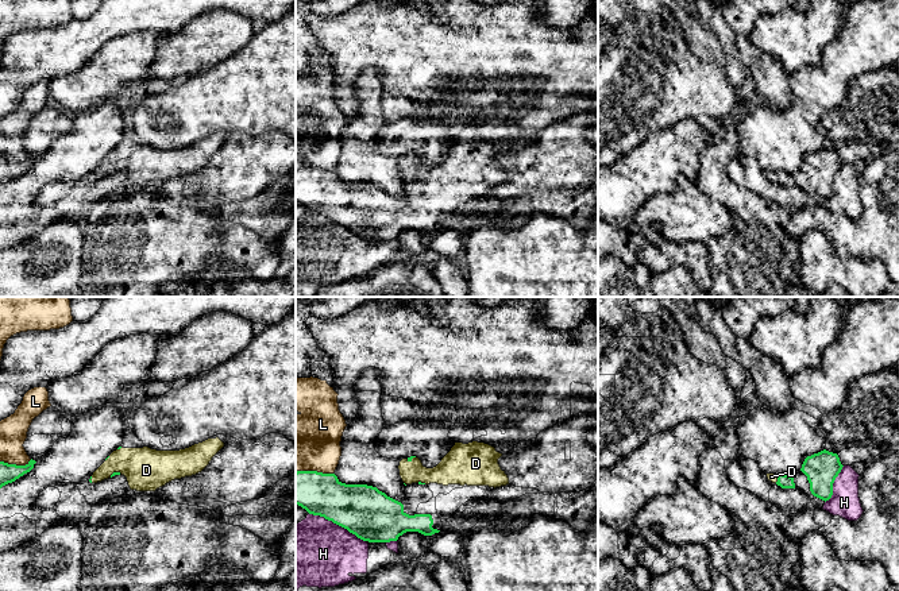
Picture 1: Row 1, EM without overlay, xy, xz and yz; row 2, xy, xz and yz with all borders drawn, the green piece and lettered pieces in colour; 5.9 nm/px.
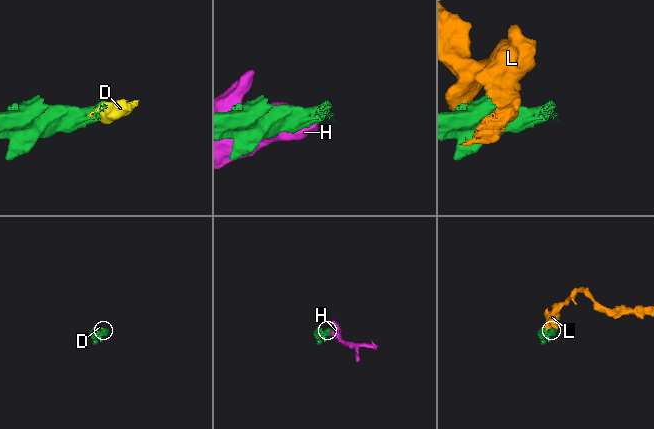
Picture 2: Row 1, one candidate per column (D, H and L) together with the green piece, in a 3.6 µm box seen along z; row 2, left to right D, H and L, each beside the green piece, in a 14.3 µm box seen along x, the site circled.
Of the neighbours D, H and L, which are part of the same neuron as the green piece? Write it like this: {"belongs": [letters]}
{"belongs": ["D"]}

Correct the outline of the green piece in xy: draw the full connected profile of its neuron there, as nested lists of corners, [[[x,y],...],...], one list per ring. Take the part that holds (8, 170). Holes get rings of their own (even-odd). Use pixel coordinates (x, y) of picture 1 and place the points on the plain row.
[[[30,158],[26,163],[16,163],[0,159],[0,186],[15,179],[34,166],[35,158]]]

